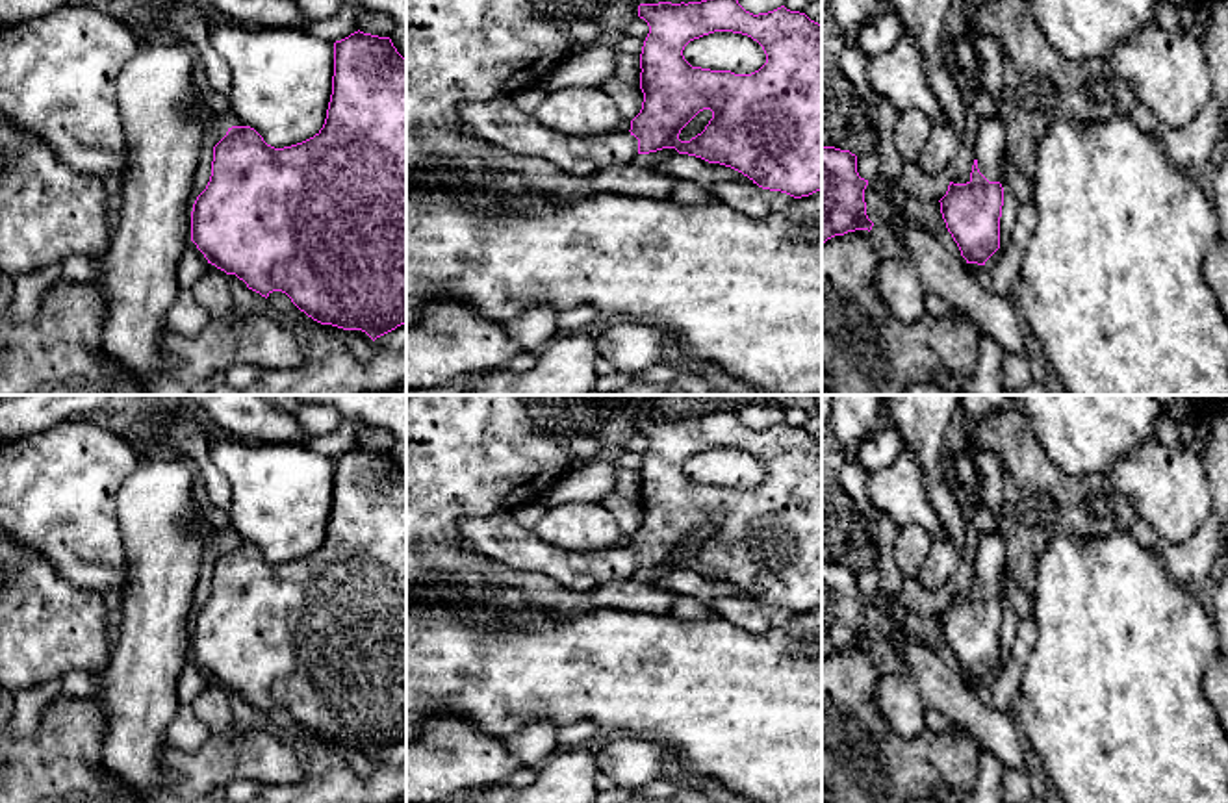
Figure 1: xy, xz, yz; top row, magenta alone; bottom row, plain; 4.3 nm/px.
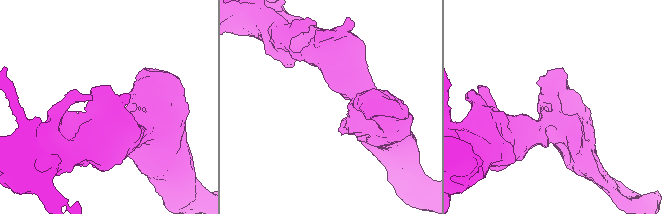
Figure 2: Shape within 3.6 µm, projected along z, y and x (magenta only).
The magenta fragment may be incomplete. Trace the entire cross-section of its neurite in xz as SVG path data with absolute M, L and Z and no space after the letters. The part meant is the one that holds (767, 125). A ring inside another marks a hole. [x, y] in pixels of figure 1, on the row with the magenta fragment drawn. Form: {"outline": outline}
{"outline": "M701 0L701 2L659 2L640 4L638 17L649 26L640 54L640 89L644 102L640 113L631 121L629 130L614 130L592 137L568 135L542 126L534 115L523 113L510 95L493 100L460 102L458 115L466 134L497 145L516 156L536 156L555 163L569 174L594 174L597 171L634 161L640 154L675 148L679 154L701 158L709 163L731 167L762 189L781 191L794 198L809 197L822 189L822 26L805 13L790 11L785 6L753 15L738 0ZM714 32L742 33L757 41L766 63L751 74L731 70L710 70L692 67L684 56L684 46ZM703 109L712 111L712 119L701 134L690 141L681 141L681 130Z"}

